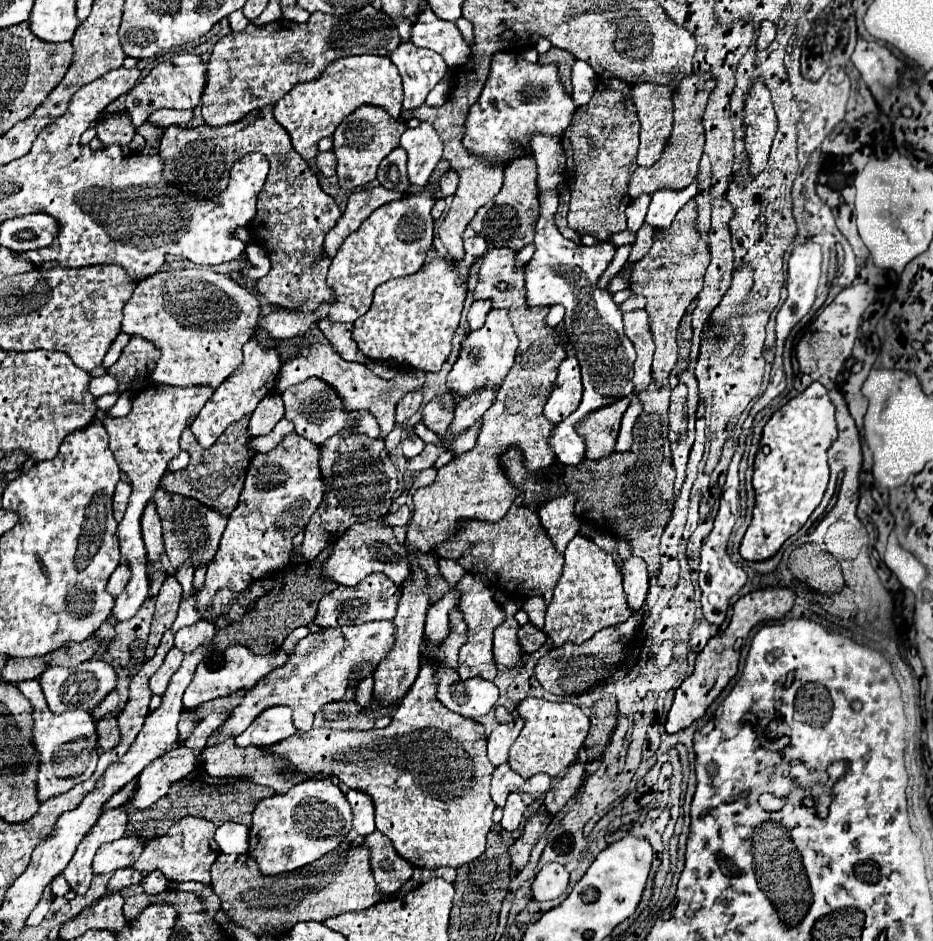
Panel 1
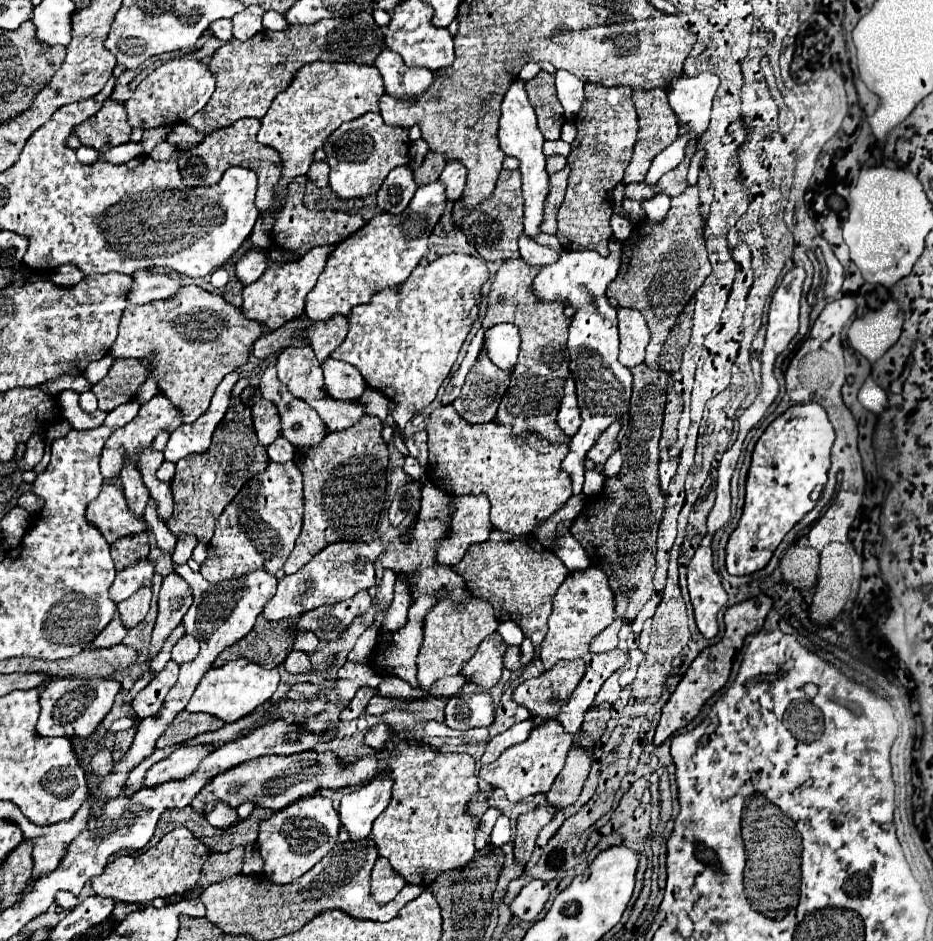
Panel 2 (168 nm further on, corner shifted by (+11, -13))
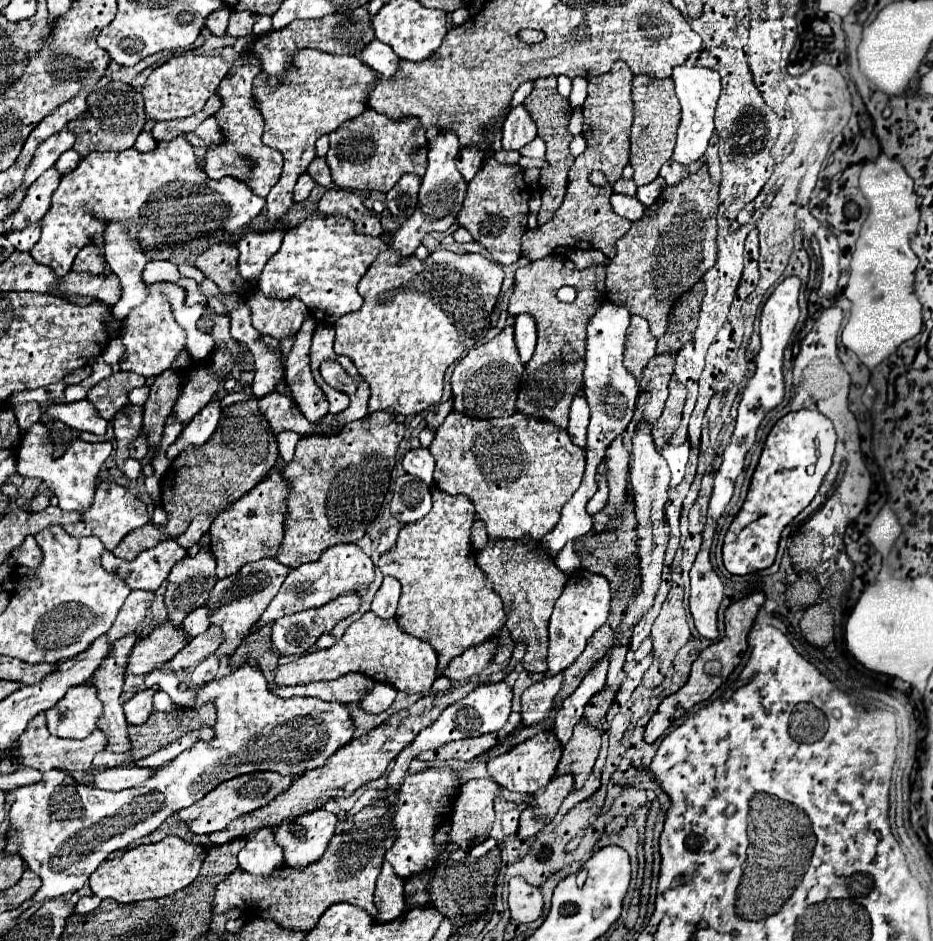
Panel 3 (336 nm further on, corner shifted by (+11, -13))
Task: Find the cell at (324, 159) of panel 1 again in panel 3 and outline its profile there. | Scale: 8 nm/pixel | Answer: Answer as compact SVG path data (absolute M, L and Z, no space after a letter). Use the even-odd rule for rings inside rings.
M315 157L315 159L311 161L307 173L309 173L319 185L323 185L323 187L331 187L331 183L333 183L331 173L329 173L329 165L327 165L327 161L325 161L323 157Z

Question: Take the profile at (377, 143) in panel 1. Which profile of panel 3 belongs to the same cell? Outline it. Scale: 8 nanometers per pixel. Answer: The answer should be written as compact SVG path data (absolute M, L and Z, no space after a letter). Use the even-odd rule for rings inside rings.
M369 107L359 117L341 124L329 135L329 139L331 147L325 159L333 181L341 189L387 193L405 173L423 177L427 171L427 137L417 117L401 117L401 121L391 121Z

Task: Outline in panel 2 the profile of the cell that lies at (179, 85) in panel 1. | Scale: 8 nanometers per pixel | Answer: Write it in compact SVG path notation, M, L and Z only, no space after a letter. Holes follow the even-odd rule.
M171 59L171 61L165 61L161 67L157 67L153 73L149 73L137 85L133 97L123 103L123 107L127 111L131 127L151 129L151 127L187 121L191 115L195 115L199 109L207 105L213 91L215 91L215 77L211 75L207 65L199 61Z

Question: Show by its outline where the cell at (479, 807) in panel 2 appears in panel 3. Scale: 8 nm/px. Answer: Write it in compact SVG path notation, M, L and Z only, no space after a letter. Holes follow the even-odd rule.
M471 779L461 785L451 813L451 841L471 851L489 837L493 827L493 799L501 787L491 779Z

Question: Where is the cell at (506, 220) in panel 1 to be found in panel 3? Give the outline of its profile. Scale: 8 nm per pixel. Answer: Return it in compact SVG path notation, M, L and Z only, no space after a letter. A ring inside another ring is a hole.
M489 157L477 175L469 181L467 197L457 215L461 227L465 227L475 241L479 241L497 263L511 265L521 257L521 237L527 231L527 207L529 189L523 181L523 169L517 165L503 165Z

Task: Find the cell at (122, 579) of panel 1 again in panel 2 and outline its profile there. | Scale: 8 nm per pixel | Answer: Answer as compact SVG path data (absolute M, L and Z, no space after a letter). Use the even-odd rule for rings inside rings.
M139 559L135 565L123 569L117 573L109 593L111 593L111 599L115 603L121 603L125 601L127 597L131 597L139 587L143 585L151 585L151 579L153 579L153 563L147 561L147 559Z

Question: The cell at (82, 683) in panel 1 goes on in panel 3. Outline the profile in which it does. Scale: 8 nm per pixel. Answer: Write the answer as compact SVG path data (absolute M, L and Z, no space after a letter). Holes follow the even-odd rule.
M77 685L67 691L67 695L49 711L47 729L55 737L63 739L85 739L97 729L97 719L103 711L97 699L95 687Z

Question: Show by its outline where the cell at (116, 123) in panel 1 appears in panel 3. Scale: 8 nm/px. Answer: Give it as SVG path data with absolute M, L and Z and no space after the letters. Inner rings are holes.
M111 81L99 91L89 93L87 105L87 115L67 123L67 129L77 137L73 149L81 157L87 157L93 151L125 151L135 145L135 139L143 131L147 117L143 109L143 95L135 87L131 87L131 83Z

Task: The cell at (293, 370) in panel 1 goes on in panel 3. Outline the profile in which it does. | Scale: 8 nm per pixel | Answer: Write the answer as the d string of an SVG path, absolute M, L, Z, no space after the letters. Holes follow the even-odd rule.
M307 313L291 353L285 359L285 383L293 395L293 401L299 405L301 413L315 423L317 419L325 417L329 405L327 397L321 391L321 387L315 383L311 369L309 369L309 349L311 349L311 337L315 333L317 321Z

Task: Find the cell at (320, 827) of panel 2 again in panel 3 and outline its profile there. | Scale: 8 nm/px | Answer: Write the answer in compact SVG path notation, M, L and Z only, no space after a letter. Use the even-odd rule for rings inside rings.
M325 809L301 815L293 821L283 821L275 829L275 841L285 851L285 863L293 869L315 863L325 853L335 825L337 817Z

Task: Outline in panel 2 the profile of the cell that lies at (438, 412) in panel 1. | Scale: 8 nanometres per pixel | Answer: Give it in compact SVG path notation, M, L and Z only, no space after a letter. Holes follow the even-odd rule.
M453 405L437 407L427 417L427 445L429 445L429 481L451 493L487 493L491 501L491 523L495 529L525 535L535 525L551 517L571 497L571 481L561 471L561 461L567 445L551 445L537 435L523 433L513 437L507 425L483 423L469 425L453 409Z

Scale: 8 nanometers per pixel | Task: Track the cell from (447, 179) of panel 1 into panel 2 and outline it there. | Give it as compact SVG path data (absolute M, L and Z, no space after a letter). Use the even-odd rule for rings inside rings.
M457 161L447 163L447 167L439 175L439 183L445 187L447 201L459 199L459 195L463 193L463 187L465 187L465 177L467 177L467 169L463 165L459 165Z

